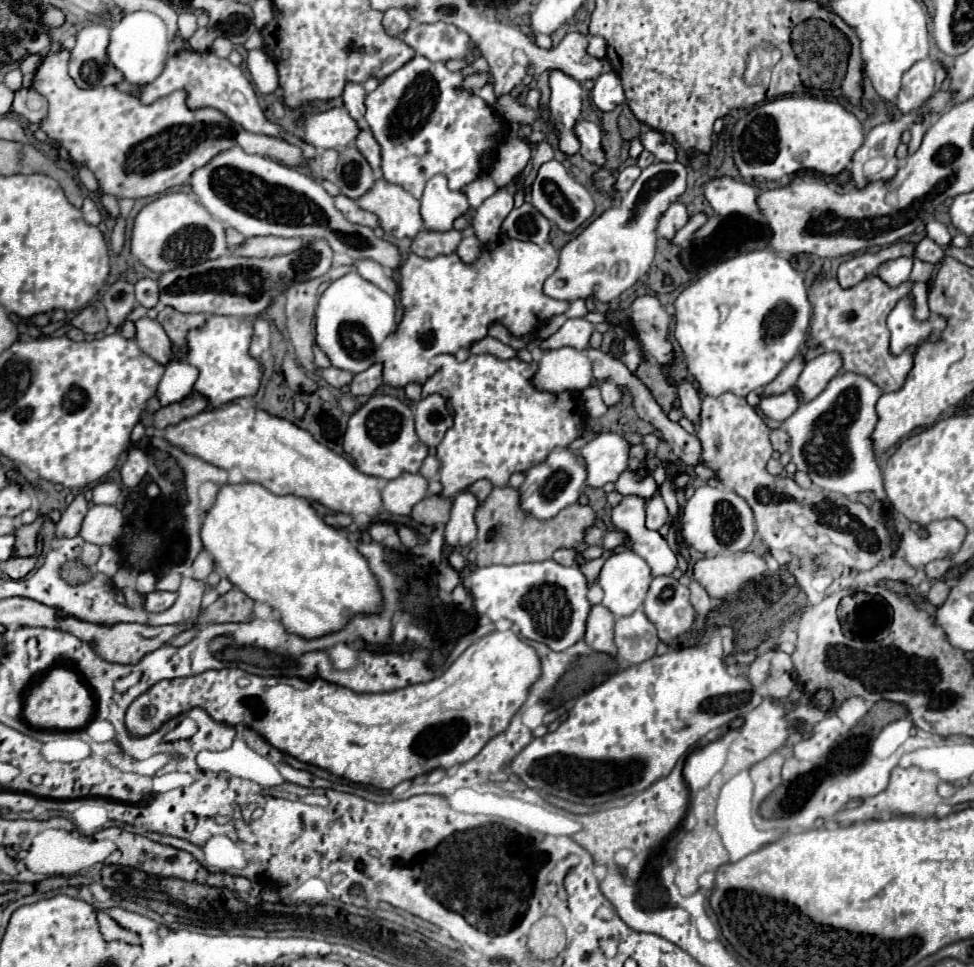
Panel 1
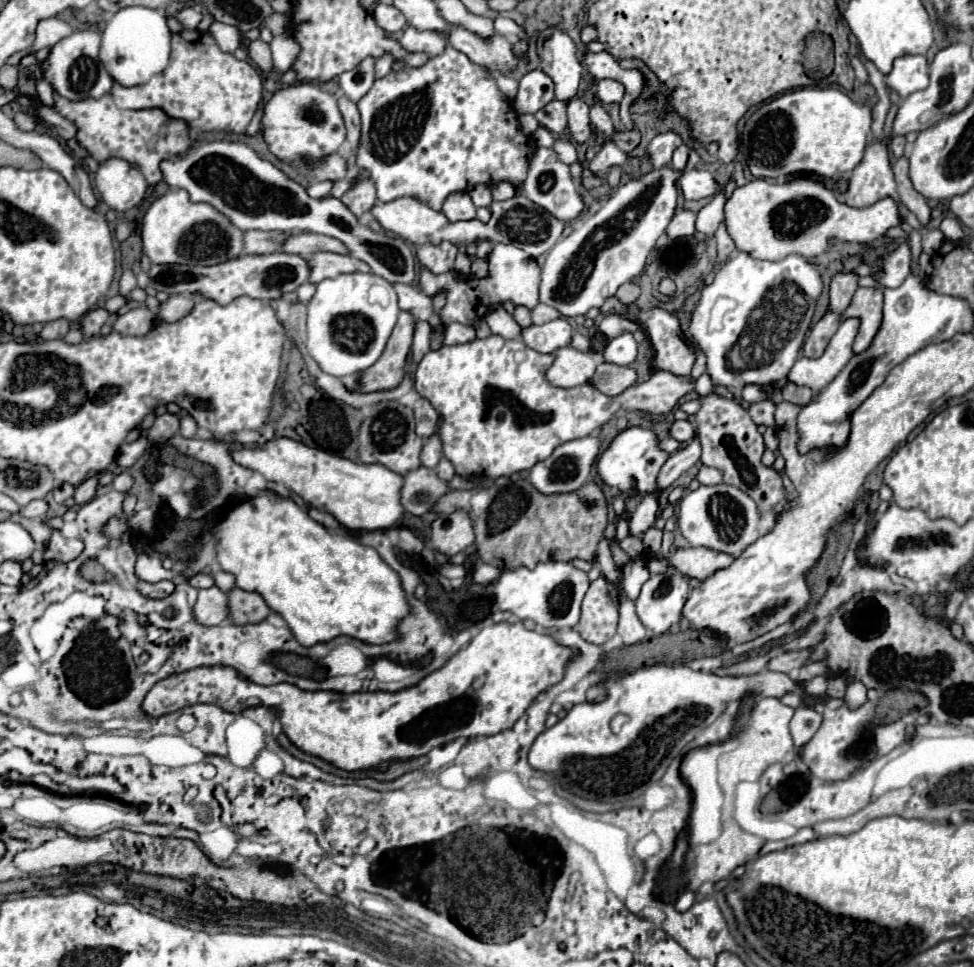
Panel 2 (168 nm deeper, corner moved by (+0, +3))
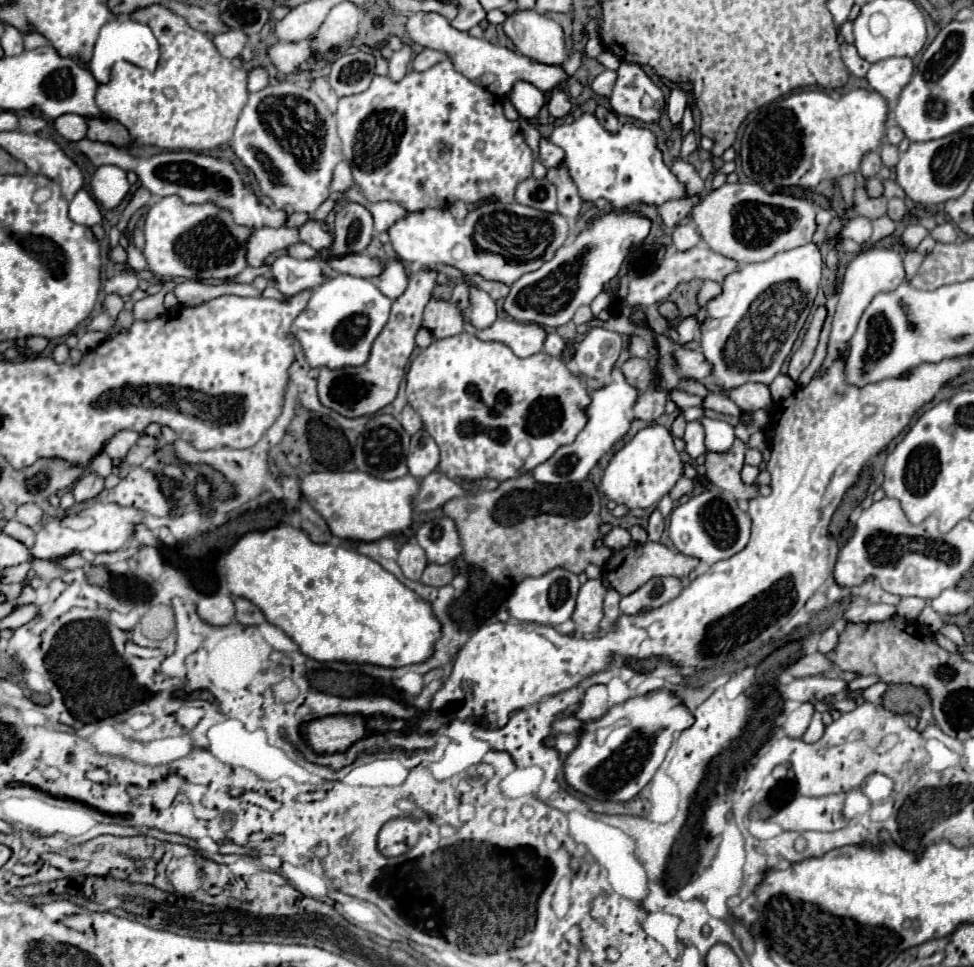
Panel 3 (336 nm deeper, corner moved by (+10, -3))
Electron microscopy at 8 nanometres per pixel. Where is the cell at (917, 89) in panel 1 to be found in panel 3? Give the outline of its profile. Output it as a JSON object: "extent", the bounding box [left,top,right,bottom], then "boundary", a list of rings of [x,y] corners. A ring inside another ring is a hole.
{"extent":[868,58,914,104],"boundary":[[[888,58],[872,64],[868,70],[868,84],[882,94],[890,104],[898,100],[902,88],[912,80],[914,62],[910,58]]]}

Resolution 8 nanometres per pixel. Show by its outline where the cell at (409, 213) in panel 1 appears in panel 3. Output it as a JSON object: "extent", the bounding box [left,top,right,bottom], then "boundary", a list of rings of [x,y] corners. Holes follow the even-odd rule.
{"extent":[388,202,568,284],"boundary":[[[486,202],[476,210],[468,212],[464,220],[456,220],[448,210],[410,212],[388,228],[388,236],[400,260],[422,266],[448,264],[462,270],[466,276],[482,274],[486,280],[500,280],[504,284],[514,284],[522,274],[538,270],[548,258],[552,258],[552,254],[564,244],[568,236],[568,222],[560,214],[544,214],[536,208],[522,206],[518,202],[514,204]]]}

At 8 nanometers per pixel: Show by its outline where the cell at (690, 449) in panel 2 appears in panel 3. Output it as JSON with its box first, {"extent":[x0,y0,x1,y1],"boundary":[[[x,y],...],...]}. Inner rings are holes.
{"extent":[684,420,706,460],"boundary":[[[694,420],[694,422],[688,422],[686,426],[686,432],[684,432],[684,444],[686,444],[686,454],[694,460],[698,456],[702,456],[706,452],[706,446],[704,446],[704,426]]]}

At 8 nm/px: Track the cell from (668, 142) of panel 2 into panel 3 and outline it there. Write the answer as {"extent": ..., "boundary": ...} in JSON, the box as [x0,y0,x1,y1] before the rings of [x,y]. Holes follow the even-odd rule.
{"extent":[668,90,686,128],"boundary":[[[672,90],[670,98],[668,98],[668,118],[670,118],[670,124],[674,128],[678,128],[678,124],[682,122],[682,116],[684,116],[684,110],[686,110],[686,94],[680,92],[680,90]]]}

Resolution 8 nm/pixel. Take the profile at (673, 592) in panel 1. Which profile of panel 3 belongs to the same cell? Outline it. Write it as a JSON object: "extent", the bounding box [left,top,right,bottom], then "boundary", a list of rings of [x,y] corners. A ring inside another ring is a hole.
{"extent":[620,578,682,616],"boundary":[[[652,578],[642,588],[624,596],[620,602],[620,612],[636,616],[640,612],[656,610],[676,598],[682,590],[678,578]]]}

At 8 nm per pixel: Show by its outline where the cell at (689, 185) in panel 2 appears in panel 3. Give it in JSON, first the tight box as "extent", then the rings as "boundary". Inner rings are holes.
{"extent":[550,114,686,210],"boundary":[[[584,114],[572,124],[556,126],[550,134],[550,142],[564,148],[564,166],[568,166],[582,200],[596,202],[598,198],[606,198],[614,210],[624,210],[636,202],[660,206],[686,196],[686,186],[662,162],[656,136],[646,128],[624,124],[618,134],[608,134],[594,114]]]}

